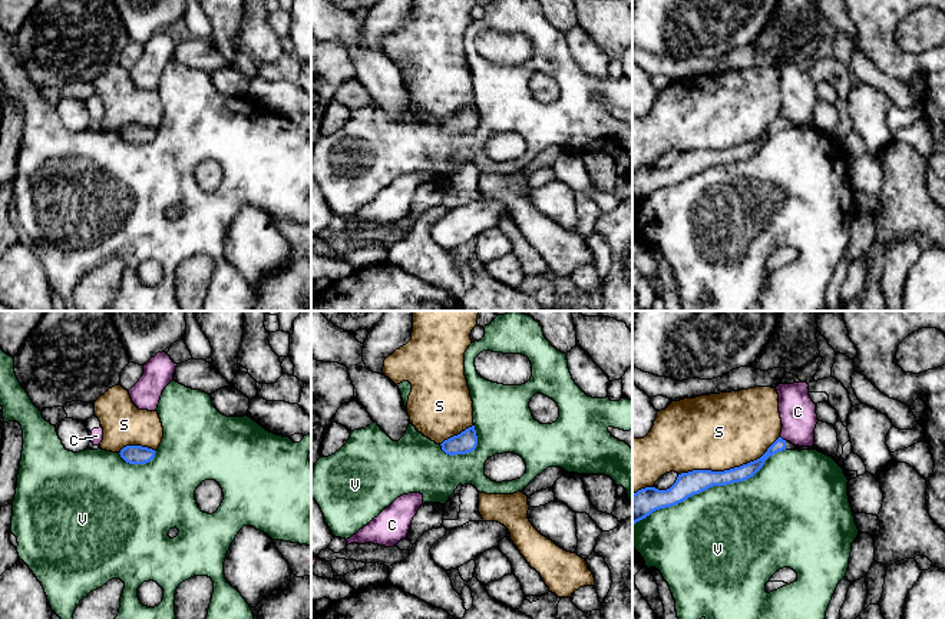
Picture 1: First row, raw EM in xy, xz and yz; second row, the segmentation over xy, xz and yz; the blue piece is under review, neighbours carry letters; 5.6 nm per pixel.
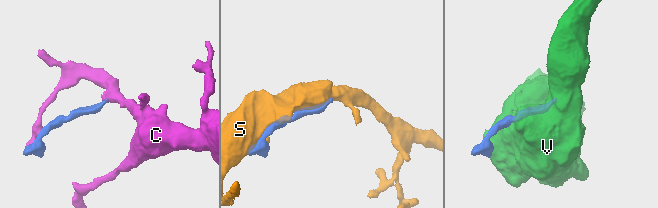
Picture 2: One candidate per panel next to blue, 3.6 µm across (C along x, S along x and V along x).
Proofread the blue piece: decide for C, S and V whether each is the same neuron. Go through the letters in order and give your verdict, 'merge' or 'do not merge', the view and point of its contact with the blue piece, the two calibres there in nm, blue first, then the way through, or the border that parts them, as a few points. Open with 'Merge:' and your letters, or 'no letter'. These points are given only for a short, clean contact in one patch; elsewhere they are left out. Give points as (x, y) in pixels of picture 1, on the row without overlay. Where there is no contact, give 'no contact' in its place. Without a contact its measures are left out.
Merge: no letter
C: do not merge; contact yz (782, 118); calibres 80 and 200 nm; border yz (780, 115), (786, 119)
S: do not merge; contact yz (730, 148); calibres 130 and 440 nm
V: do not merge; contact yz (709, 166); calibres 140 and 500 nm

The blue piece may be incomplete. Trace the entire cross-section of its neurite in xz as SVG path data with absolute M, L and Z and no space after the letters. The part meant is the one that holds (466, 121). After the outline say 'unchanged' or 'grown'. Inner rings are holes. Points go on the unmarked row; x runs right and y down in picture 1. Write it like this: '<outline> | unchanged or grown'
M475 105L466 107L457 115L445 119L440 125L442 129L449 135L472 132L478 125Z | unchanged

